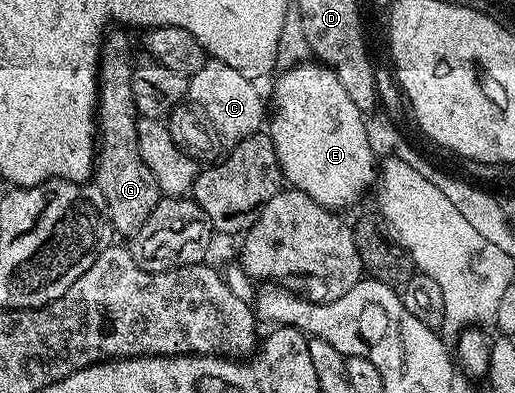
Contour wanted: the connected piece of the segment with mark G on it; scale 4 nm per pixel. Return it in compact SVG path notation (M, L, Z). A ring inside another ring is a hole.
M110 30L103 35L102 38L102 51L98 57L98 106L96 109L96 167L92 177L93 183L98 185L98 189L104 194L104 202L108 202L108 218L112 222L115 233L119 237L126 236L125 238L132 238L135 234L144 227L144 225L151 223L154 212L154 207L157 206L158 200L160 201L160 193L156 186L156 178L152 178L152 170L148 170L148 166L144 166L144 160L140 158L138 150L138 122L139 114L134 105L132 98L132 70L134 69L136 60L135 57L130 57L130 40L125 36L127 33L122 30Z

